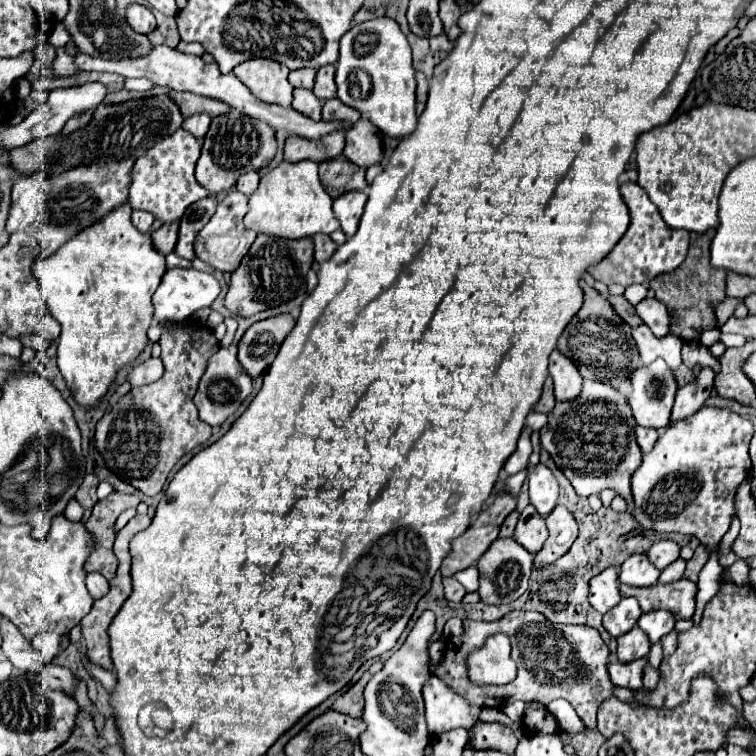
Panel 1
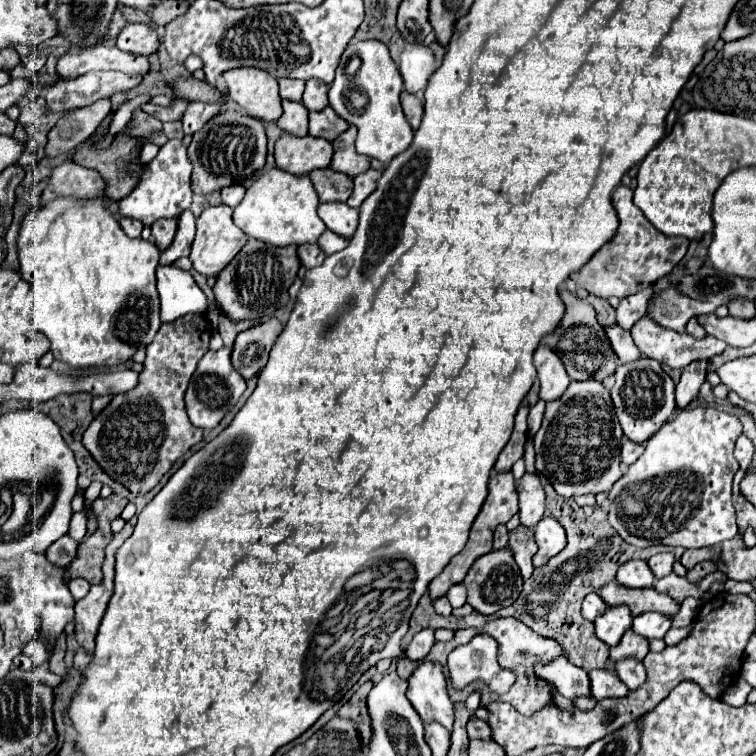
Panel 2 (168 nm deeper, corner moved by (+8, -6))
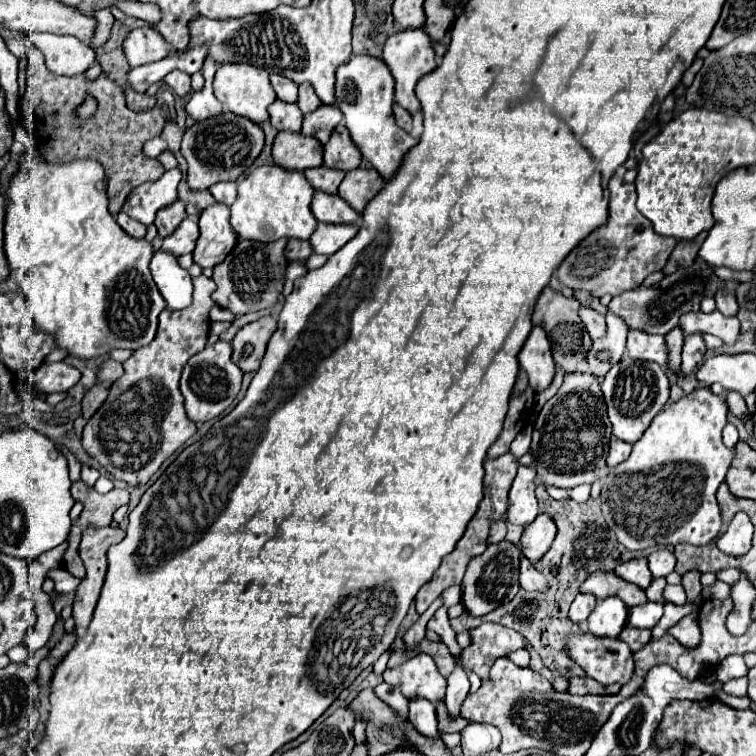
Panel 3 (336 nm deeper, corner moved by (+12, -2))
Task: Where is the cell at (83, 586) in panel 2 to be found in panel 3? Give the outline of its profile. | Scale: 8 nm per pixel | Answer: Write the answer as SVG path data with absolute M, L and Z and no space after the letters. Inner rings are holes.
M54 568L54 570L50 570L50 572L46 574L46 578L54 580L54 590L56 590L58 594L74 592L74 590L78 588L78 584L80 584L80 578L72 576L72 574L70 574L68 570L64 570L64 568Z

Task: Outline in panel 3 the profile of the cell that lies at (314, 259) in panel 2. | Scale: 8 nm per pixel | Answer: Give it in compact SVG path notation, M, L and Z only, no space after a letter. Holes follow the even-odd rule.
M288 240L284 256L286 260L306 260L312 254L312 246L306 240Z

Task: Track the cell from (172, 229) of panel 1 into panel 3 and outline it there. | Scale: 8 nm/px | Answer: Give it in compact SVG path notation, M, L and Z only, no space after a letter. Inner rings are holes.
M176 200L174 204L162 208L156 216L156 228L158 228L158 236L166 238L168 234L174 232L174 228L178 228L178 224L186 218L186 202Z

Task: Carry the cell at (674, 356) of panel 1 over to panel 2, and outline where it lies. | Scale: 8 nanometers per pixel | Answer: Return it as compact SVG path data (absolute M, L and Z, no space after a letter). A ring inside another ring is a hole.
M612 326L612 328L606 328L606 332L608 332L608 338L612 340L614 352L620 356L622 362L634 362L634 360L642 358L642 352L636 348L636 344L630 336L630 330Z

